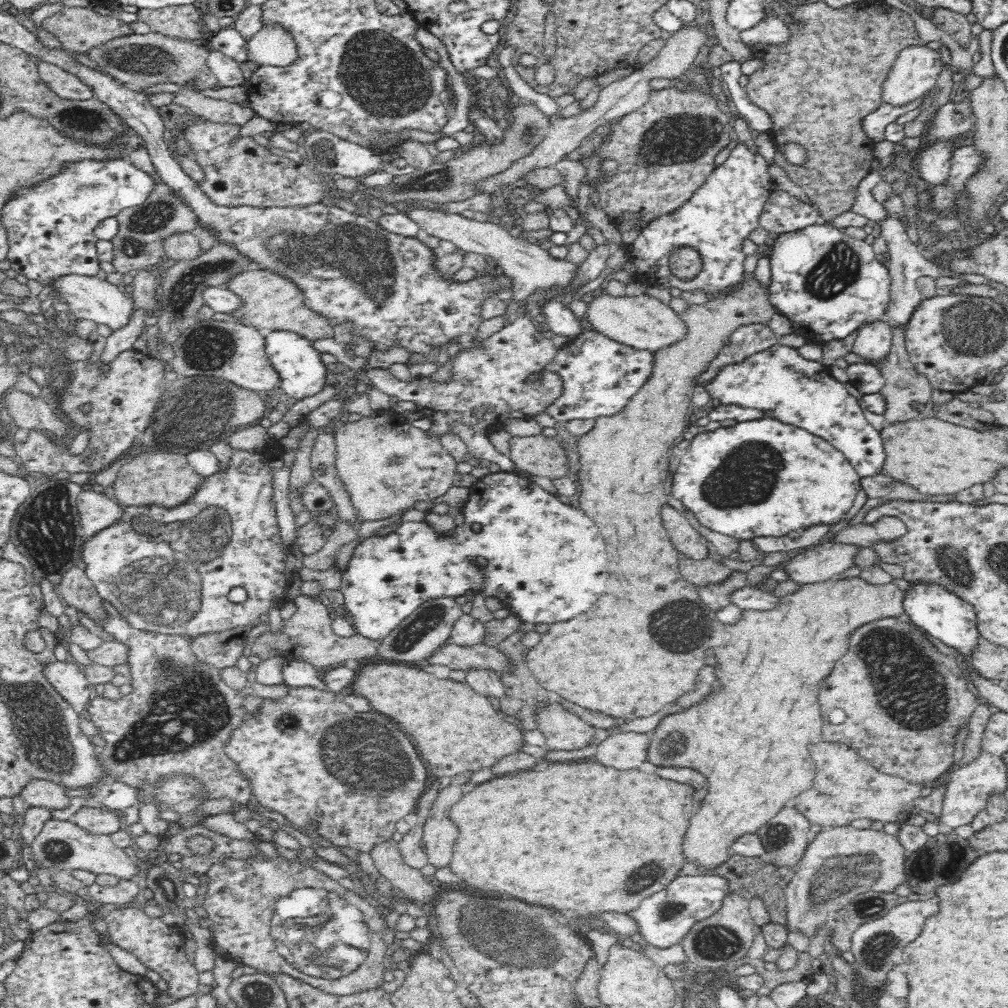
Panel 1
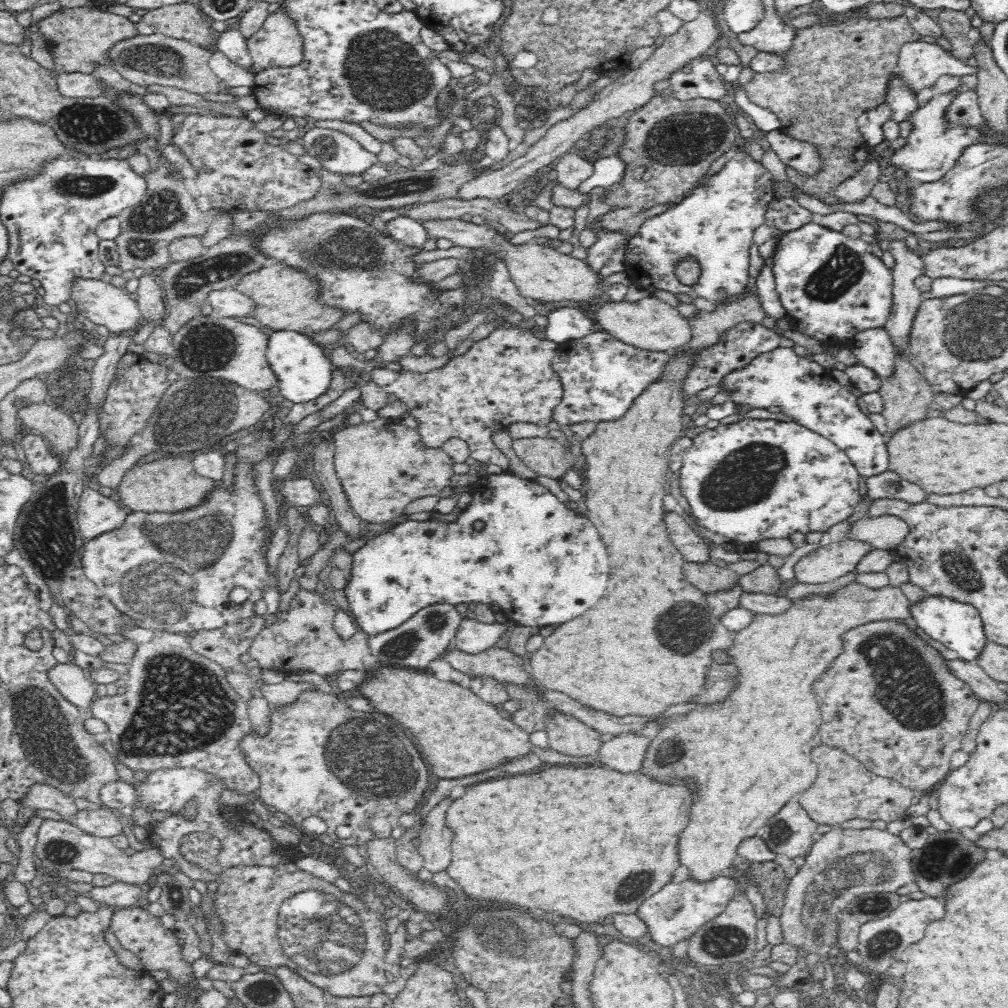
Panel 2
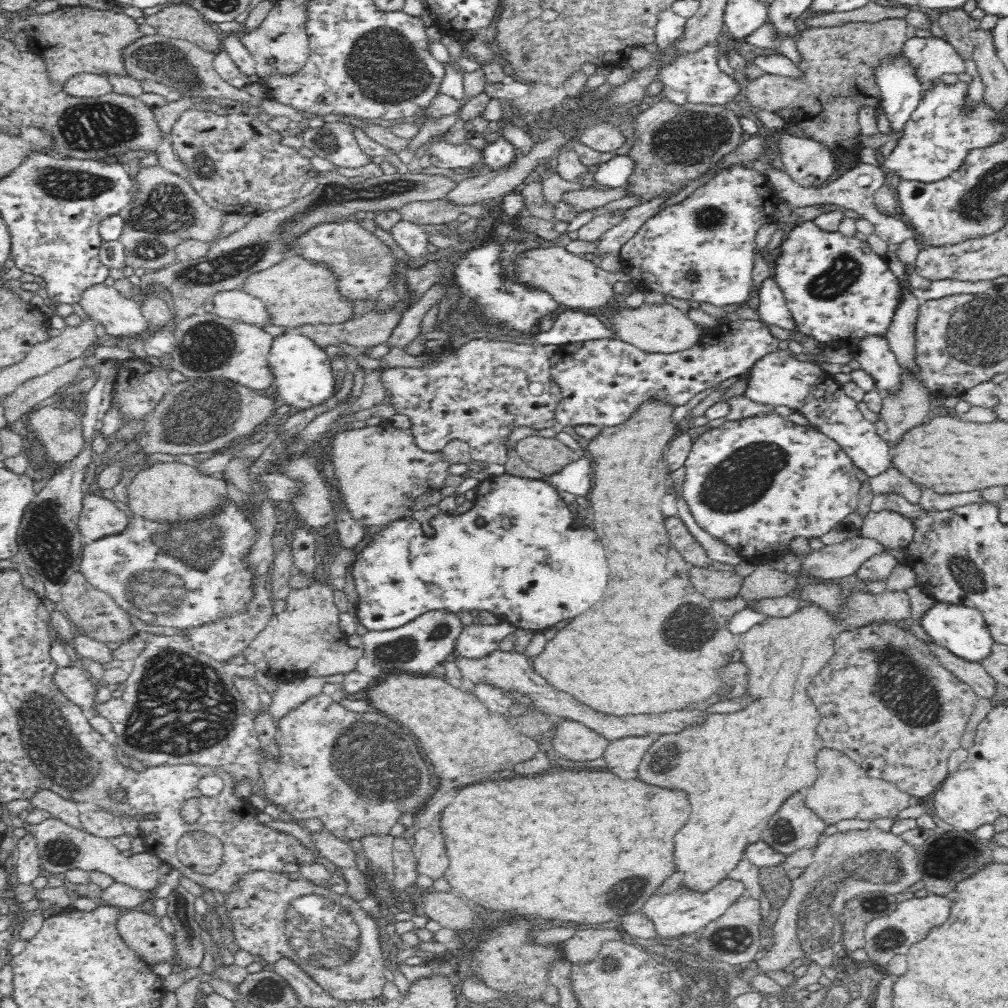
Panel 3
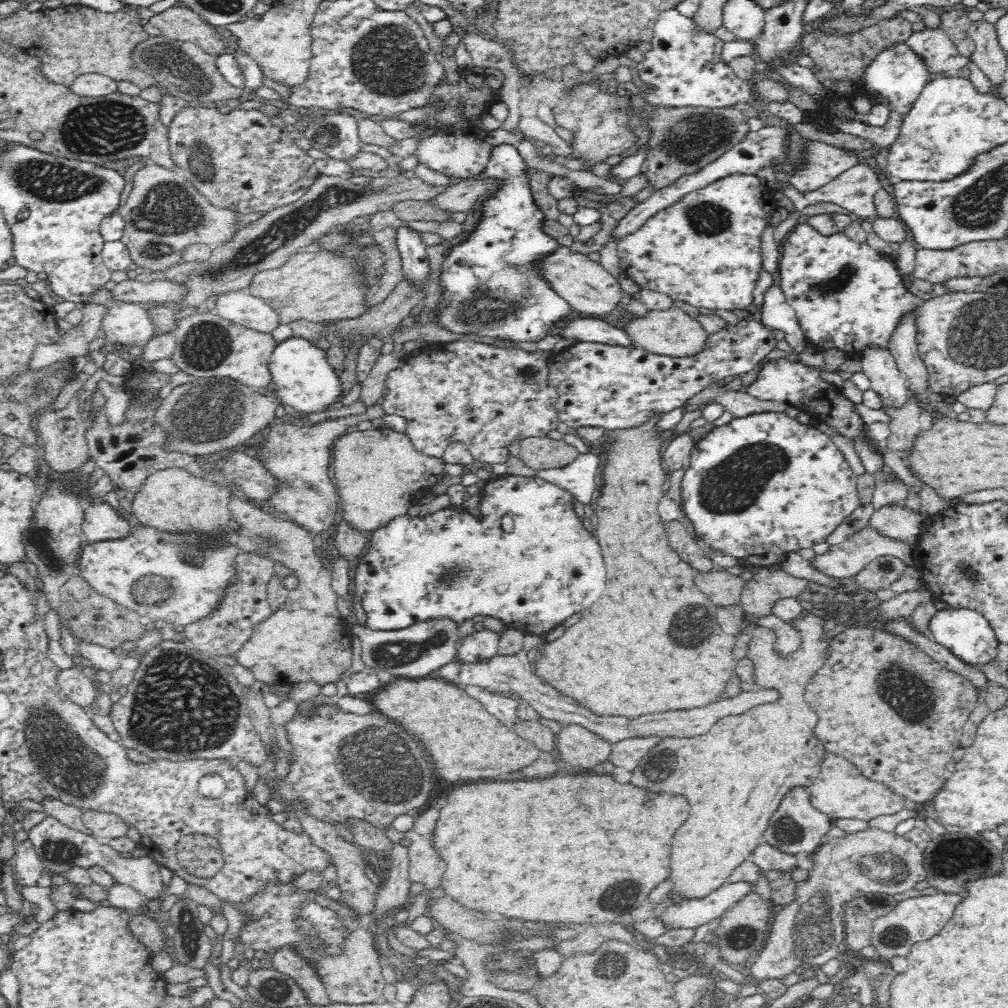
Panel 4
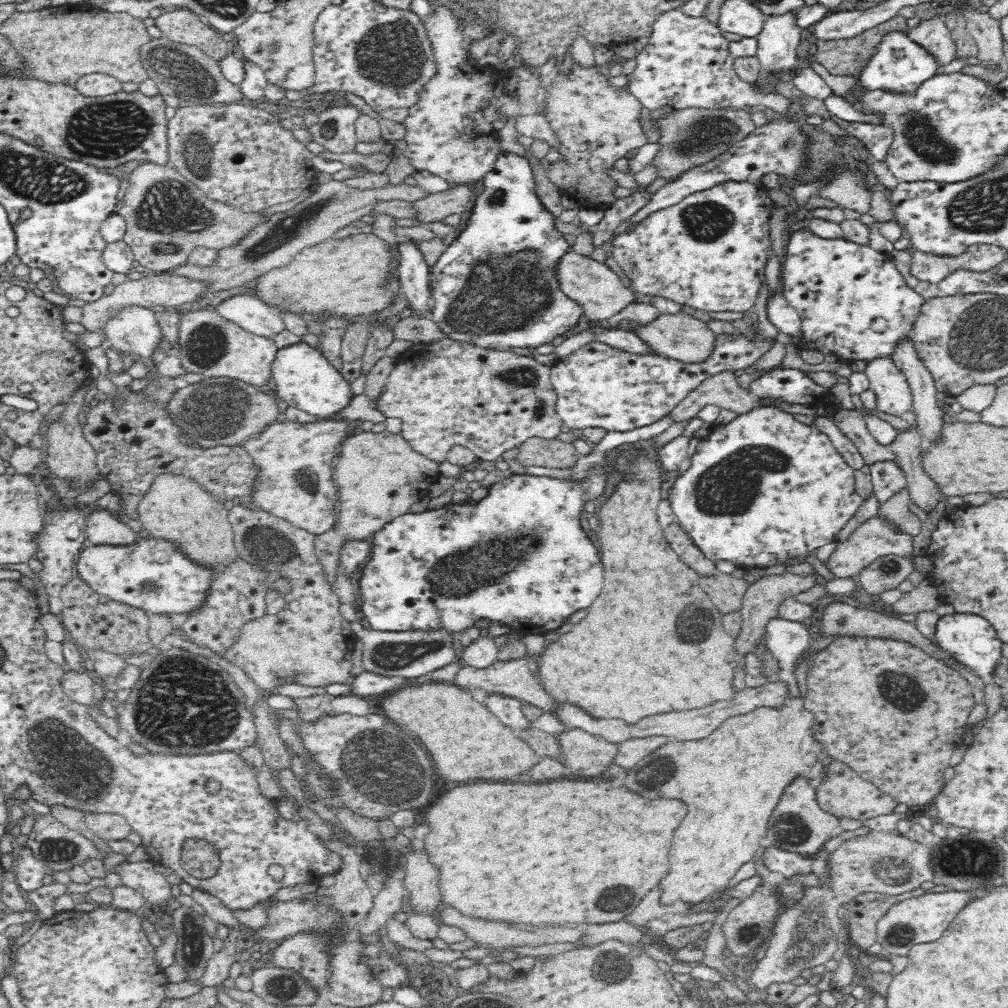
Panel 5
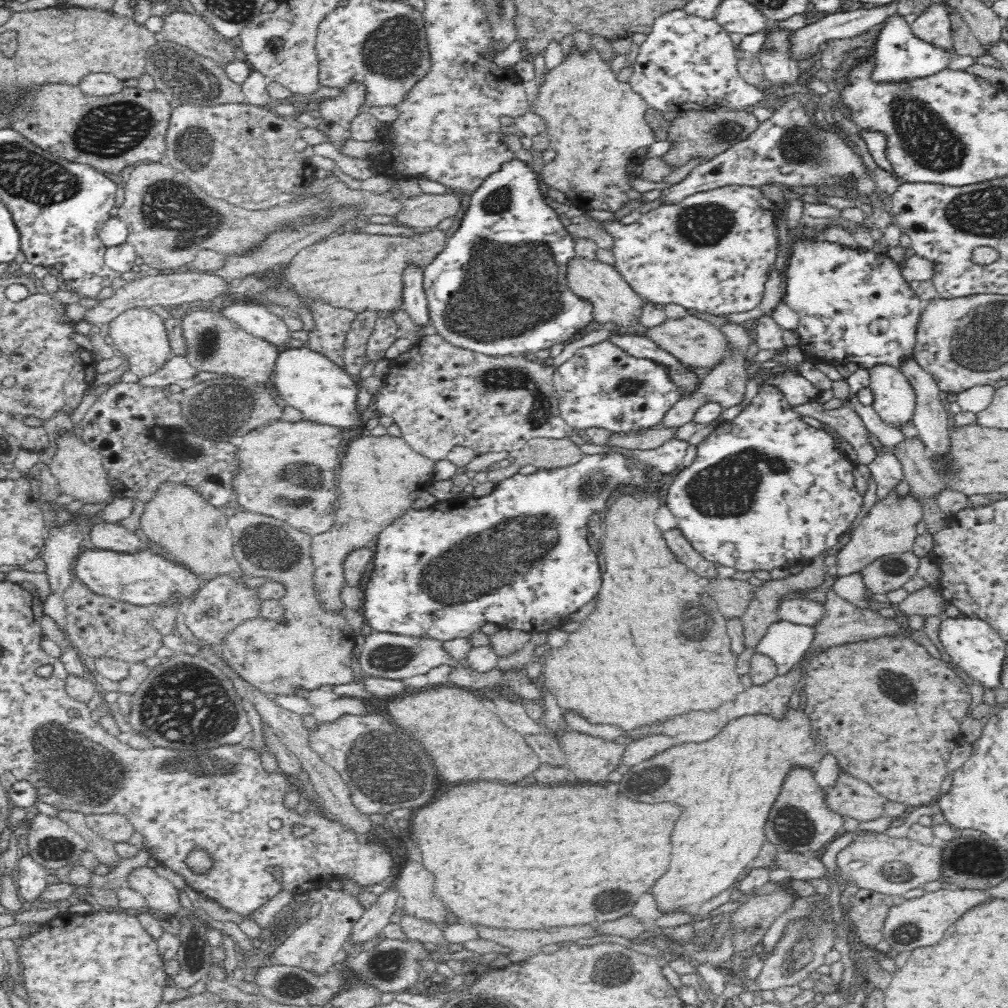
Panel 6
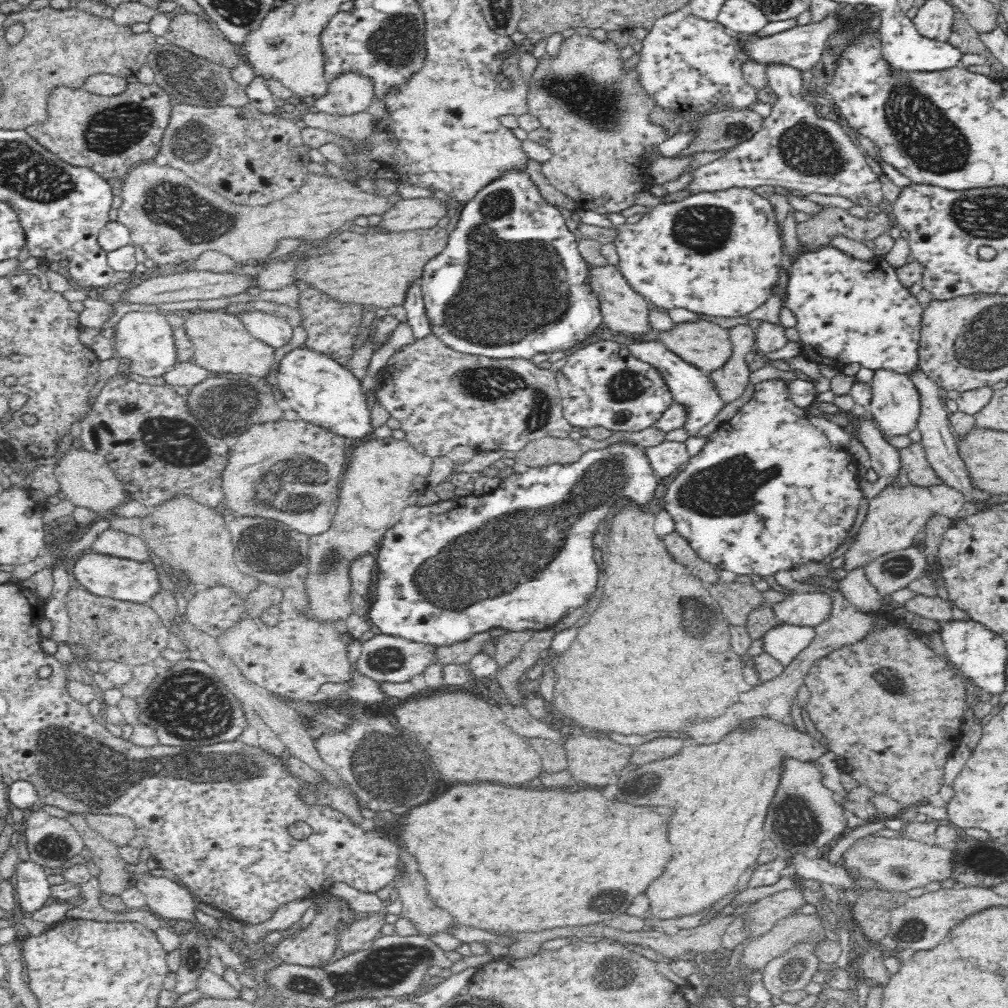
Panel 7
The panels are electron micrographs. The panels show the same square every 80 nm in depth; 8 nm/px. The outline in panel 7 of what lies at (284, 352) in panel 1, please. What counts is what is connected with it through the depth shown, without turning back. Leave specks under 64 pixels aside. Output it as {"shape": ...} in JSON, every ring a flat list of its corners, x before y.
{"shape":[[294,349,276,365,276,390,284,406,292,409,299,419,318,428,350,440,374,438,374,426,367,390,352,374,347,363,339,363,331,355,310,349]]}

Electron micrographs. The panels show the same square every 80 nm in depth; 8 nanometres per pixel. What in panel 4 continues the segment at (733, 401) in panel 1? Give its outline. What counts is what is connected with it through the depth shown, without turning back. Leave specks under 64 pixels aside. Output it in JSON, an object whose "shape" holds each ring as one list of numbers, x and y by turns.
{"shape":[[776,359,766,362,756,379,747,386,746,391,760,401,784,402,798,408,800,411,810,413,819,419,819,423,824,422,830,425,832,430,850,438,854,444,856,454,866,471,873,472,883,464,881,456,871,452,869,446,861,438,861,430,866,425,858,414,855,405,850,402,840,391,839,387,824,381,820,376,820,371,814,367,806,367,800,362,793,363,791,359]]}

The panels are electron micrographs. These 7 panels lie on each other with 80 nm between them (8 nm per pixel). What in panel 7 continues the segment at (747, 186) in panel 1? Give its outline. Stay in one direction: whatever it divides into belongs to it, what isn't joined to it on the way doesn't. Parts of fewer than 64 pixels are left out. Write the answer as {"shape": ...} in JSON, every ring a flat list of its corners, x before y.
{"shape":[[729,188,716,192,694,192,677,202,661,202,634,224,614,225,604,214,580,207,576,214,582,224,617,230,614,240,620,258,617,270,636,293,657,306,658,310,667,312,684,308,714,318,736,318,762,306,770,296,774,296,774,288,780,282,782,230,774,212,770,201,754,189]]}

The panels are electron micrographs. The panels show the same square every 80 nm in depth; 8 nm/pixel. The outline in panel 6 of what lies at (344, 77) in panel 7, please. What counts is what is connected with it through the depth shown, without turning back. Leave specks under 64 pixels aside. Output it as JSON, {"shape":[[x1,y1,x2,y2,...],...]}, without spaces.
{"shape":[[348,80,338,87,338,94,334,98,321,99,316,108,321,112,322,119,330,126,336,140,347,139,349,136,348,124,356,115,360,114,360,108,366,102,366,83,359,80]]}

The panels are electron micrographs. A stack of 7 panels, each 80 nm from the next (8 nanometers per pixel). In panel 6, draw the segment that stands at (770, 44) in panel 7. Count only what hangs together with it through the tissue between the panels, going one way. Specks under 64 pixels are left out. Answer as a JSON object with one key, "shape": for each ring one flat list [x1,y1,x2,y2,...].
{"shape":[[892,2,888,6,872,7,870,9,856,9,852,11,837,11,834,14,821,16,808,23,806,26,800,27,798,30,790,31,787,34,787,56,794,62,804,62,814,58,816,54,820,54,820,44,827,41,835,41,845,38,856,37,865,33,868,29,884,22,884,19,896,13,897,2]]}

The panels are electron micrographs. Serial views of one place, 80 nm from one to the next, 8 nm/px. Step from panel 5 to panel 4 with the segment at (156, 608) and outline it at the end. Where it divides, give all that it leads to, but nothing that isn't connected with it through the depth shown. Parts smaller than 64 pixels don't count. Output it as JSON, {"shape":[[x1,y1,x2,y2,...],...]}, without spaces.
{"shape":[[233,522,230,526,230,542,216,551,206,553,196,545,195,534,168,534,138,524,136,528,131,528,132,534,128,538,85,543,79,555,78,574,98,594,107,596,120,606,138,611,154,621,182,627,205,617,215,607,227,582,235,577,233,559,240,554,236,547,236,530,238,526]]}

